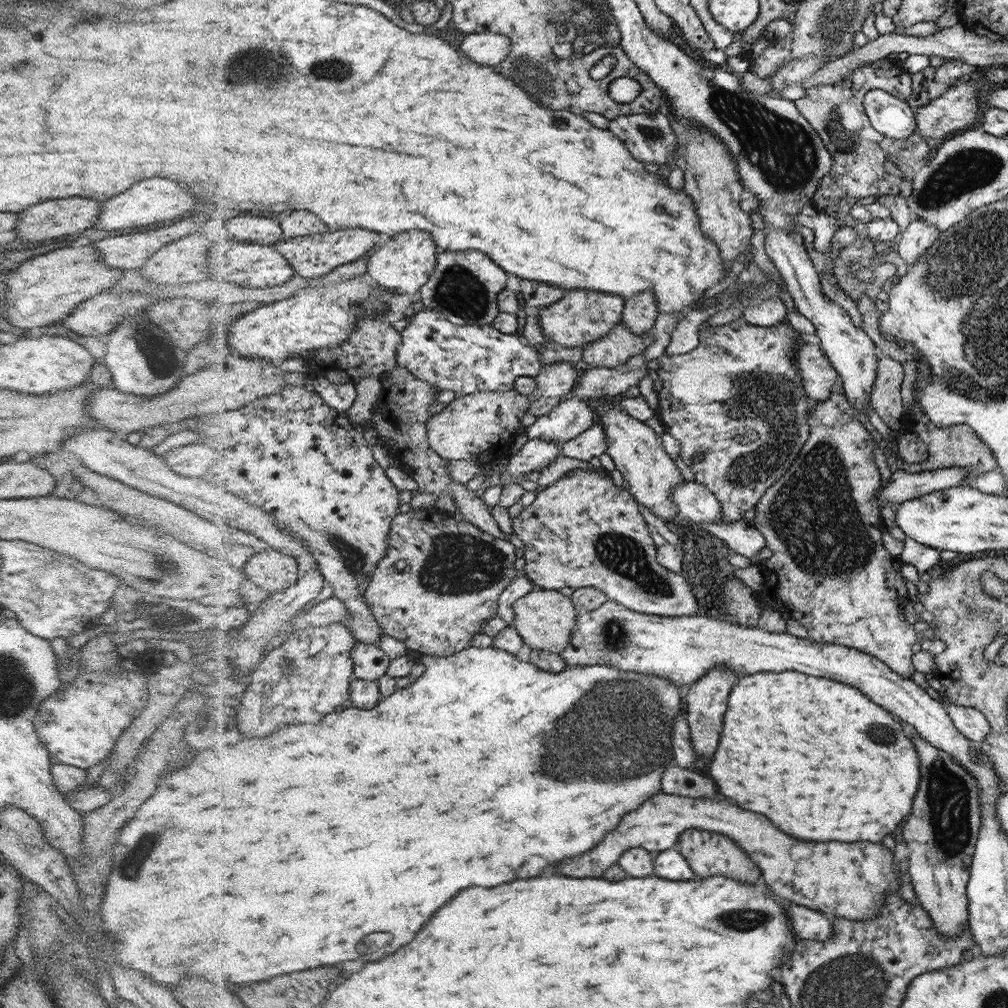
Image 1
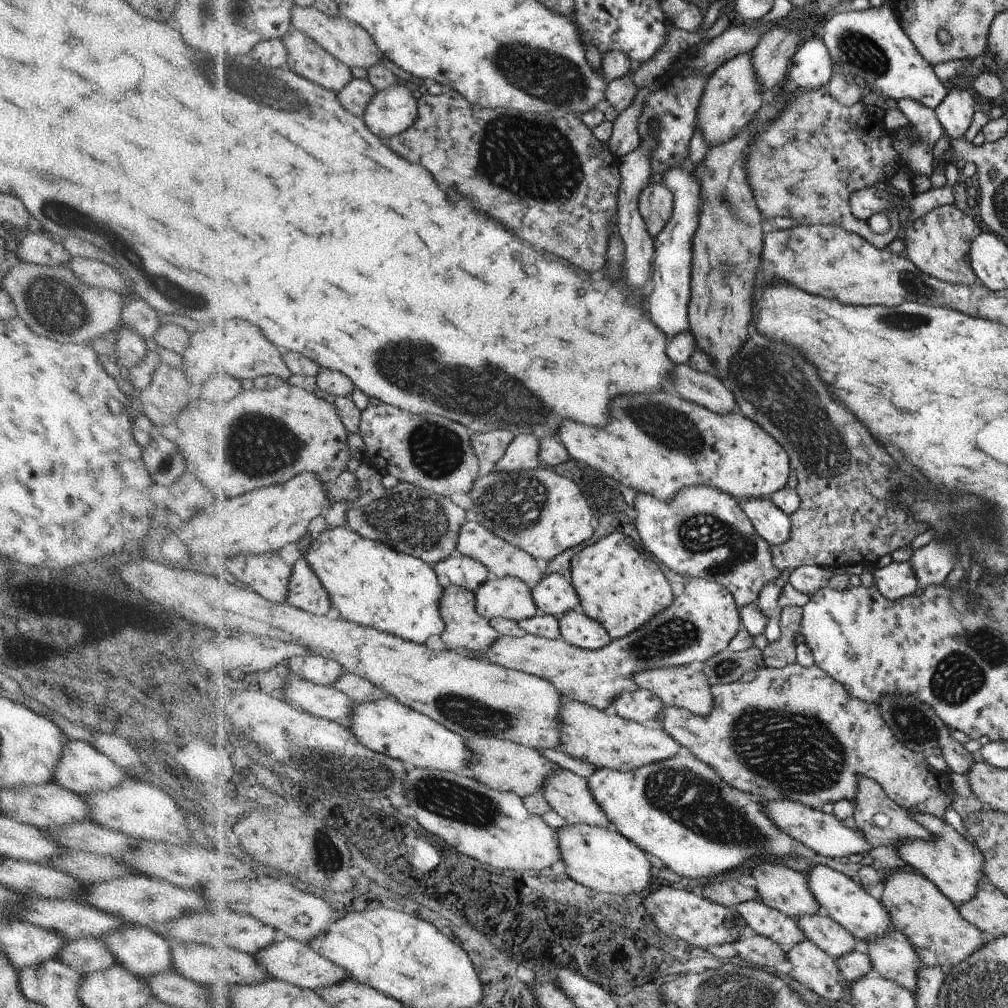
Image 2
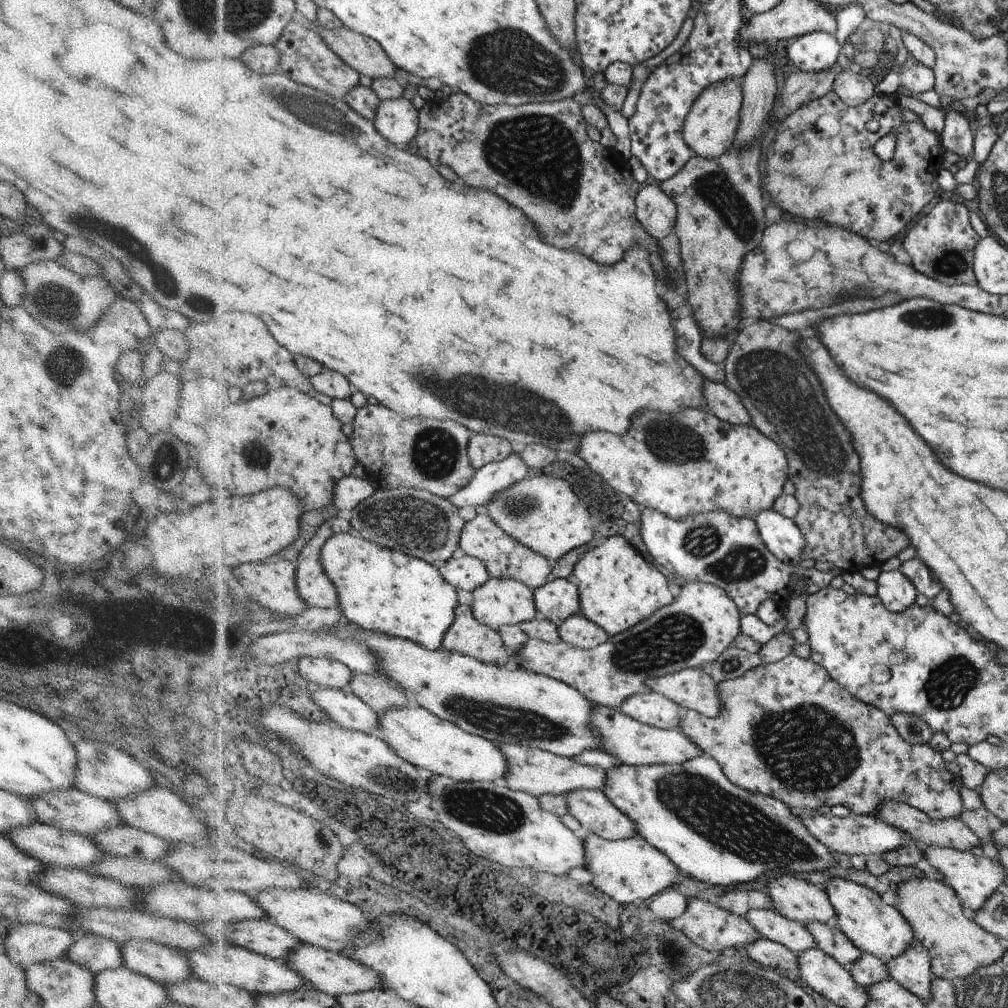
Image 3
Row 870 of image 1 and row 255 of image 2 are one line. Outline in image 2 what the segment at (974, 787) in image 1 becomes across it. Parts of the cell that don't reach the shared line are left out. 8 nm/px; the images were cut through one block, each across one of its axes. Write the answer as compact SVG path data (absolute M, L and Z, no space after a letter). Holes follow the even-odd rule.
M955 204L933 208L923 217L905 226L905 244L908 258L926 274L957 285L978 283L978 275L971 265L971 245L982 232L978 222L958 209Z

